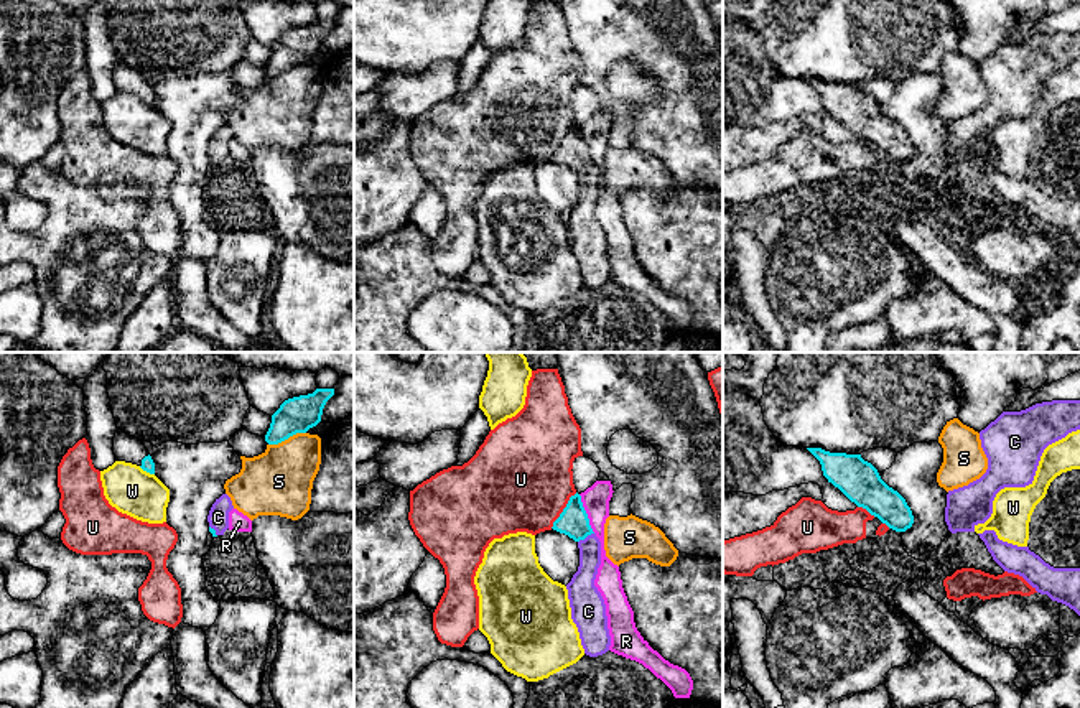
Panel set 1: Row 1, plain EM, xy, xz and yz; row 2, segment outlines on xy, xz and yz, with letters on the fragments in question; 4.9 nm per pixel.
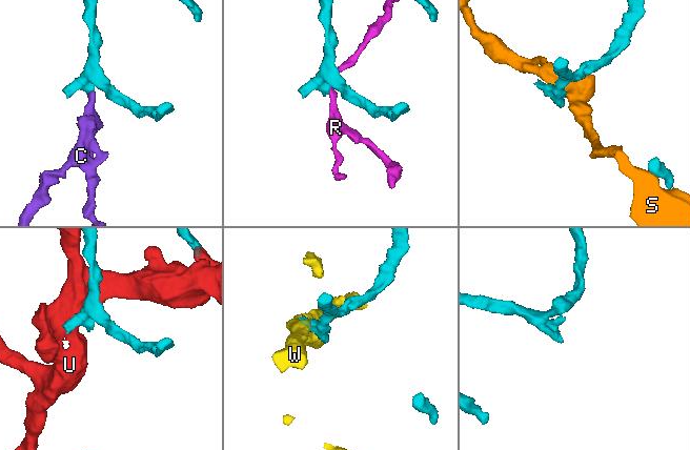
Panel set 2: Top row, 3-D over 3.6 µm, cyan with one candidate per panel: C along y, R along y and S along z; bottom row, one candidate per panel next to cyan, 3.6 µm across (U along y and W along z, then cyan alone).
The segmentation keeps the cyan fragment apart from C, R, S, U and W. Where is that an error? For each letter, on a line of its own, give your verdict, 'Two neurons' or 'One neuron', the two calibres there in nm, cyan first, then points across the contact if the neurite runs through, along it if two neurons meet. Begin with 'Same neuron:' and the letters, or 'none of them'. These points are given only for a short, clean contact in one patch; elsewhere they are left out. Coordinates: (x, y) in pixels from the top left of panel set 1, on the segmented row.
Same neuron: C
C: One neuron. Thickness 150 nm (cyan) against 130 nm. Path across: xz (573, 521), (585, 537), (586, 575), (581, 588)
R: Two neurons. Thickness 150 nm (cyan) against 130 nm
S: Two neurons. Thickness 180 nm (cyan) against 320 nm
U: Two neurons. Thickness 150 nm (cyan) against 500 nm
W: Two neurons. Thickness 60 nm (cyan) against 240 nm. Boundary: xy (139, 466), (153, 475)

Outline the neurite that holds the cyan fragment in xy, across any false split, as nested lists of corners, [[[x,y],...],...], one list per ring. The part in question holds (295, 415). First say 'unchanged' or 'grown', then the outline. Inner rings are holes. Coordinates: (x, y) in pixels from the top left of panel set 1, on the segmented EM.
unchanged; [[[316,389],[313,394],[285,400],[272,415],[265,441],[278,445],[296,433],[306,433],[316,426],[321,422],[326,402],[333,395],[334,389]]]

